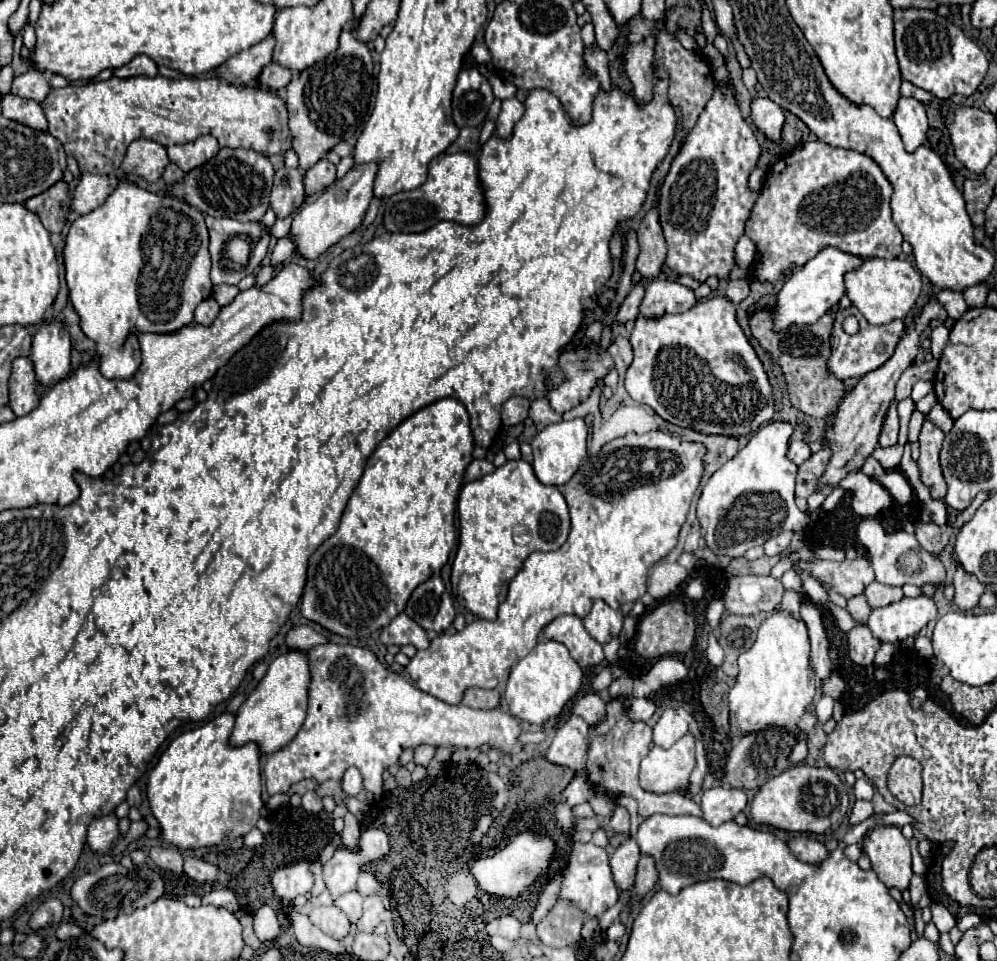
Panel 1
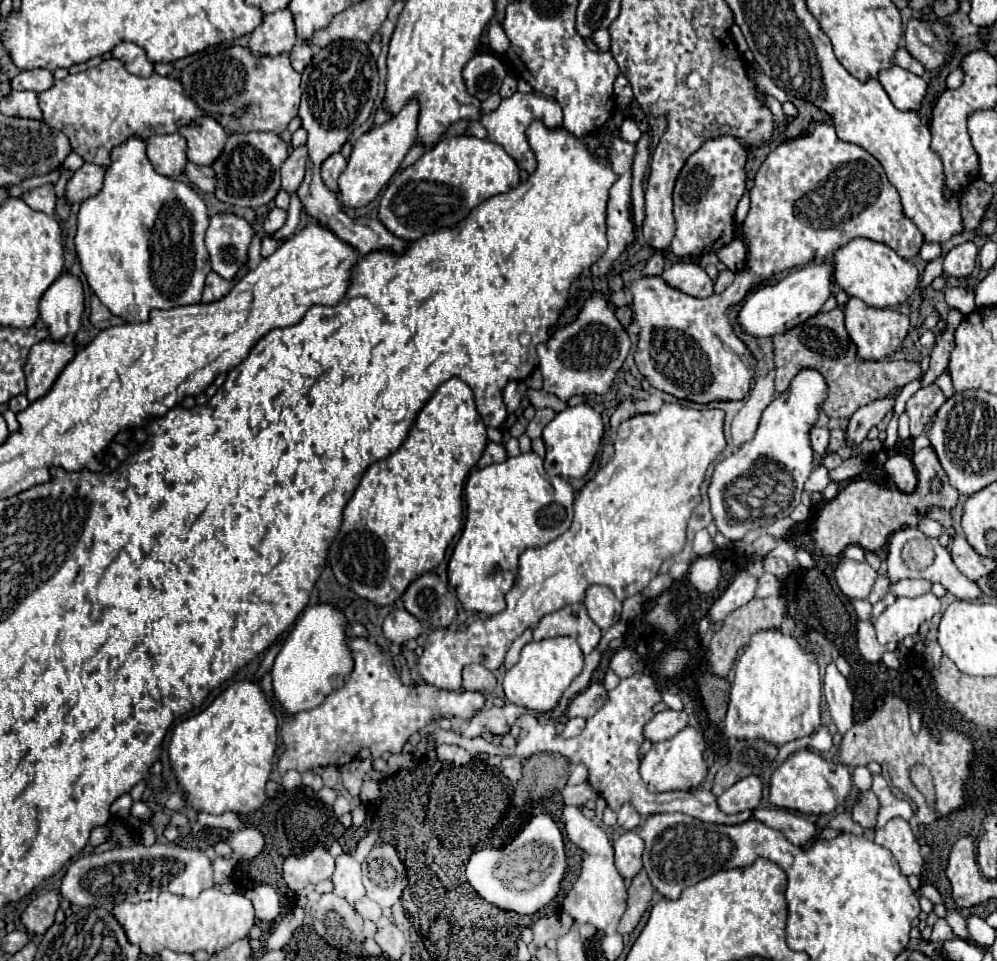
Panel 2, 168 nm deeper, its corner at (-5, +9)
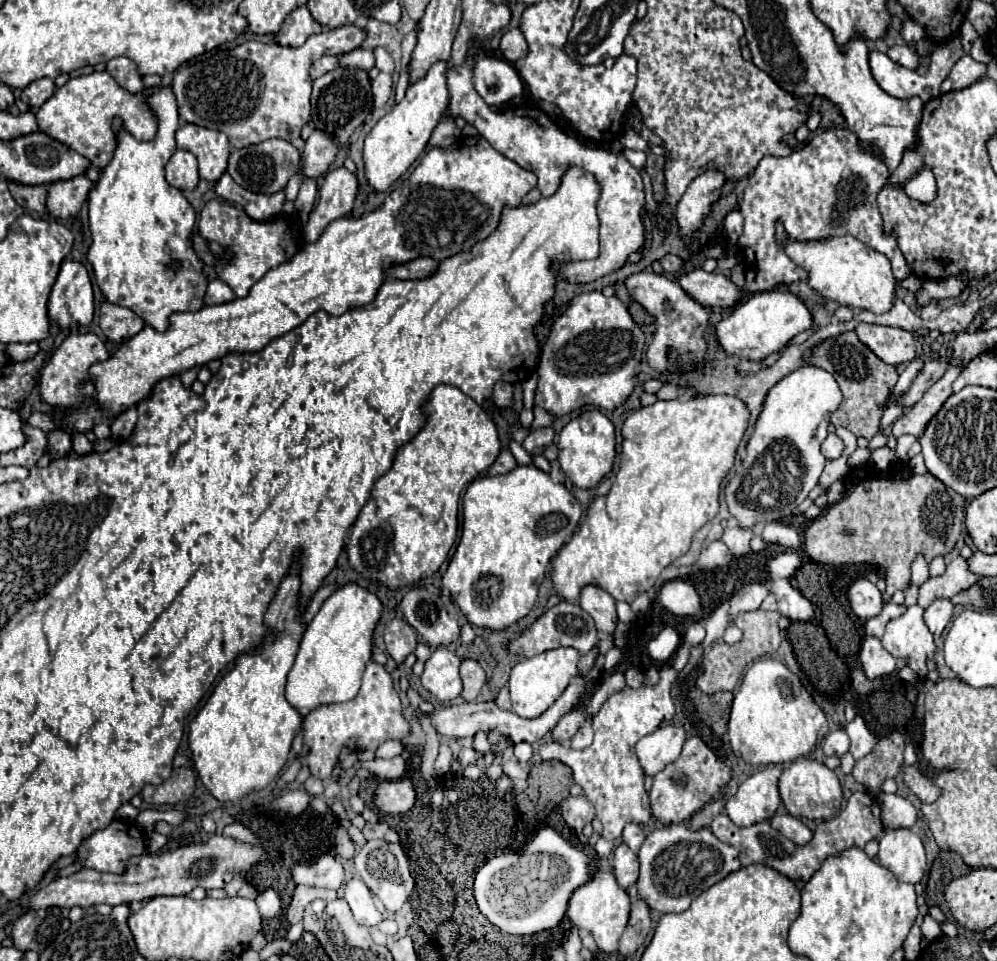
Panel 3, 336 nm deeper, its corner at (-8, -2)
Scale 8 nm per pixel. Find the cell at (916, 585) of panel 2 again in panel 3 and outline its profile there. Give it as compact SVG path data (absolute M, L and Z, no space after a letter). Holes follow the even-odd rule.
M956 556L948 562L950 566L946 568L946 572L938 578L930 578L920 586L920 598L918 604L922 608L930 606L932 600L936 598L952 598L954 594L970 588L972 584L976 584L980 580L978 574L972 574L968 570L968 562L962 556Z

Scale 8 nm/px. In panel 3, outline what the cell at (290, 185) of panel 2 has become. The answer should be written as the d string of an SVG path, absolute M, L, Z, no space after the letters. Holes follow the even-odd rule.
M314 130L306 140L306 148L302 152L304 176L312 176L312 178L322 176L328 170L328 166L334 162L338 148L340 142L336 142L336 138L324 134L322 130Z

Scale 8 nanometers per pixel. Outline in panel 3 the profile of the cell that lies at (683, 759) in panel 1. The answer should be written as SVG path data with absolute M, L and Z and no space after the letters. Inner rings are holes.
M692 736L684 742L682 754L678 760L670 762L662 772L654 776L652 790L650 790L650 806L654 818L668 826L688 822L706 802L710 802L718 792L726 788L732 778L730 766L726 766L698 736Z

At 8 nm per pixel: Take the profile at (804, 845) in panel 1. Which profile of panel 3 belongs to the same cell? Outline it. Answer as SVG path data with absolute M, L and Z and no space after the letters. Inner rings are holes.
M776 814L770 820L772 828L776 828L780 834L784 834L786 838L790 838L794 844L806 844L812 840L812 830L796 816L790 814Z

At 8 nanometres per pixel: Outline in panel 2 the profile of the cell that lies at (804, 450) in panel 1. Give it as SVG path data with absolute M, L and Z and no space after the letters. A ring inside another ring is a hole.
M813 427L809 437L811 437L813 451L821 455L827 449L827 443L829 443L829 429L825 429L825 427Z

